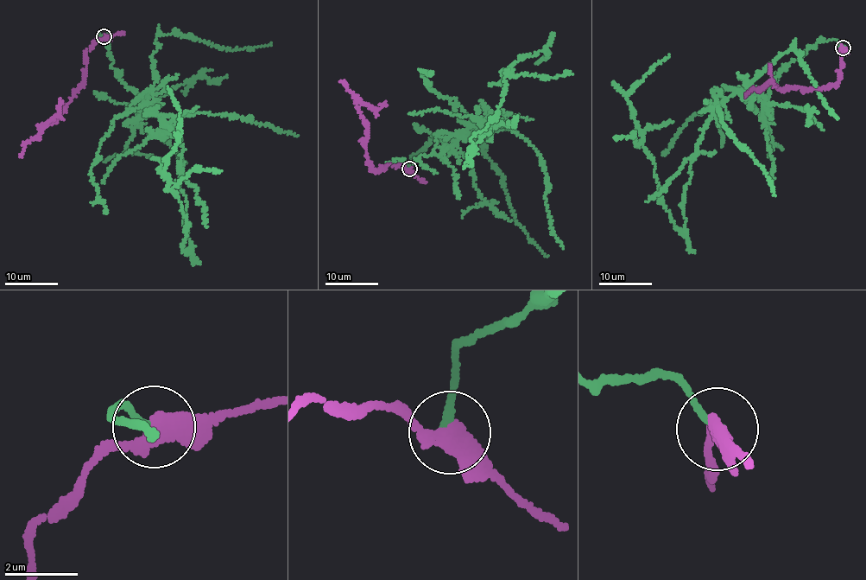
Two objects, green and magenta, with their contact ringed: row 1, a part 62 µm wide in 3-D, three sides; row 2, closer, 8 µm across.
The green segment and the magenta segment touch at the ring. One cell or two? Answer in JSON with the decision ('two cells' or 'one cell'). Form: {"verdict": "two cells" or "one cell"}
{"verdict": "two cells"}

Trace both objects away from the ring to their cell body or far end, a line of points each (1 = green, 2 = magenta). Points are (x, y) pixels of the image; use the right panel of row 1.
1: (843, 47), (819, 41), (758, 92), (715, 108), (692, 162), (683, 232), (628, 98), (669, 55)
2: (842, 47), (840, 79), (835, 85), (809, 89), (794, 86), (777, 89), (768, 83), (752, 88), (745, 97)

